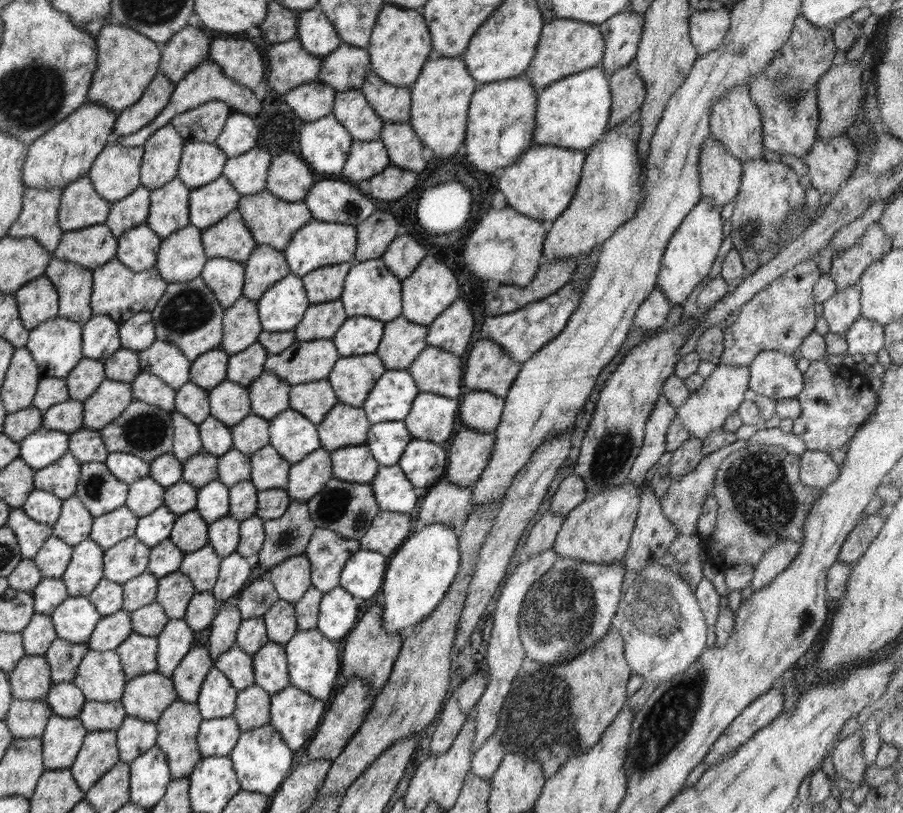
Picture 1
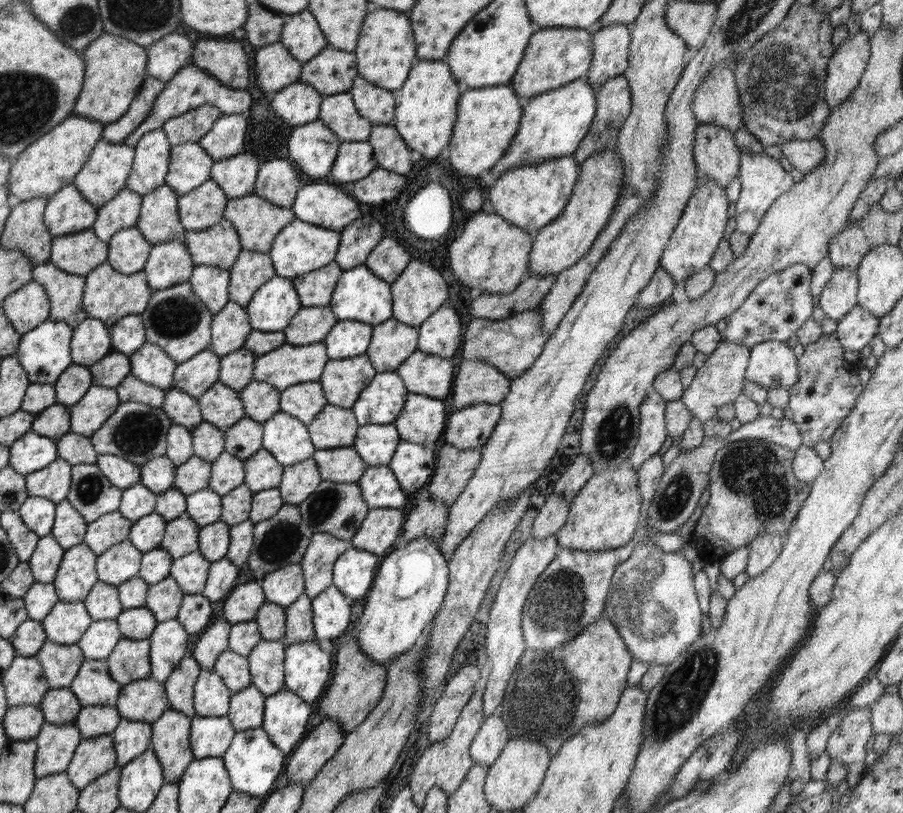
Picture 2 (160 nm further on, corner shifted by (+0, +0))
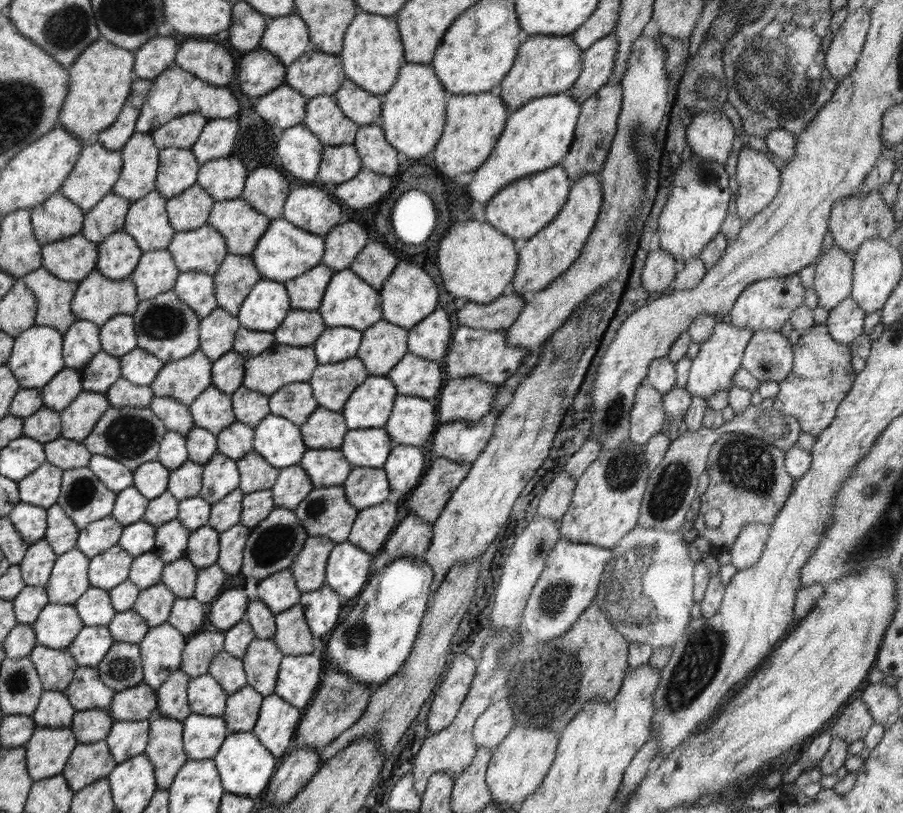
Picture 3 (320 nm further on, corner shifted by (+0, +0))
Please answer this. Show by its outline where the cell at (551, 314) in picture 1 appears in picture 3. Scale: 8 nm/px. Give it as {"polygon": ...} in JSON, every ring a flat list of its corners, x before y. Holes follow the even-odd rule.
{"polygon":[[460,326,452,334,448,352,446,352,446,378,466,378,472,376,489,384,502,384,509,376,516,374,518,367,530,354,531,349,525,346,510,346,505,342,507,329,484,330]]}

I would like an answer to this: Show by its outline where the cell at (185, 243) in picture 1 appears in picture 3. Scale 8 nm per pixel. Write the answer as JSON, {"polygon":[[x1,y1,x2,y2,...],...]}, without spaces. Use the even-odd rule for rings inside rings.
{"polygon":[[164,249,142,253,129,277,136,287,138,301,144,301,173,290,180,273,175,260]]}

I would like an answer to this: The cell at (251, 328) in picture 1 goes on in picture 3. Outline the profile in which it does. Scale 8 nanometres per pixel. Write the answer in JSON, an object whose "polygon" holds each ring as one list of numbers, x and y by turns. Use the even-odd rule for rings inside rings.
{"polygon":[[212,310,199,324,199,349,214,362,233,347,234,337,241,327,236,316,228,314,226,310]]}

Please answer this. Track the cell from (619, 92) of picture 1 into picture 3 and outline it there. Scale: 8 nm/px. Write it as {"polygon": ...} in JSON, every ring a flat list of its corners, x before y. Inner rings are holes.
{"polygon":[[609,82,580,105,580,114,577,118,570,150,560,163,570,182,576,182,582,175,588,173,600,174,602,172,602,166,607,160,608,152,617,132,617,120,621,113,623,99,622,91,620,83]]}

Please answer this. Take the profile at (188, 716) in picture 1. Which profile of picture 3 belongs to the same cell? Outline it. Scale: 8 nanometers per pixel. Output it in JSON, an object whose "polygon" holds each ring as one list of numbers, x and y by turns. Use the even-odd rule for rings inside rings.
{"polygon":[[153,717,143,753,154,766,157,788,168,790,180,768,189,760,183,749,183,721]]}

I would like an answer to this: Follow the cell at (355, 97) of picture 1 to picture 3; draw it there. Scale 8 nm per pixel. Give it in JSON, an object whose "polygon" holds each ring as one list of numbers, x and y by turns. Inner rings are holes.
{"polygon":[[333,95,311,97,303,123,322,144,332,146,352,145,359,127,340,110]]}

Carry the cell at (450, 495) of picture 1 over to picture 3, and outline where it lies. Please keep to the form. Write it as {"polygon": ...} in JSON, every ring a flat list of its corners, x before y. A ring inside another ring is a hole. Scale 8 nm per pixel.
{"polygon":[[408,513,387,536,383,549,390,560,414,556,422,558,432,542,433,525]]}

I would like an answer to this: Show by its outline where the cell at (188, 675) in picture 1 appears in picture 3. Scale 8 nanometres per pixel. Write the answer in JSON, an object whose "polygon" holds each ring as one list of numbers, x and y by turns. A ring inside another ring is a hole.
{"polygon":[[178,670,162,683,160,688,157,688,158,714,156,716,183,721,192,714,188,705,189,682,190,677,186,677]]}

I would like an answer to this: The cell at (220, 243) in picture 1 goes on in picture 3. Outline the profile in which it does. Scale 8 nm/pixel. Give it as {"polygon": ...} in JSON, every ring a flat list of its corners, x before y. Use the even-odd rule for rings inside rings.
{"polygon":[[209,225,196,230,176,231,167,251,181,273,197,270,210,275,218,270,229,253,226,239]]}

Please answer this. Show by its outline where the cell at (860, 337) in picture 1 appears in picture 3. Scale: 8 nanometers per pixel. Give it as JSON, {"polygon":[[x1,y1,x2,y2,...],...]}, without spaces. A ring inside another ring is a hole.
{"polygon":[[846,298,830,310,826,324,828,332,836,342,848,345,864,333,865,316,866,312,856,302]]}

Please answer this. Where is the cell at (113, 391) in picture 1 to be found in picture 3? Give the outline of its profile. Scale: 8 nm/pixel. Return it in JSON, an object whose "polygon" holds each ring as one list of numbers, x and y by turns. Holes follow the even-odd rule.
{"polygon":[[83,390,64,410,59,412,61,437,83,443,102,414,110,407,105,393]]}

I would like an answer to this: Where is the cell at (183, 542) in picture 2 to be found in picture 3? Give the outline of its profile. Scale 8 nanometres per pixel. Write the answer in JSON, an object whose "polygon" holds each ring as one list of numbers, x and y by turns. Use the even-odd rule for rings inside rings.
{"polygon":[[177,518,155,527,155,551,165,563,174,562,185,556,188,539,192,530,188,530]]}

